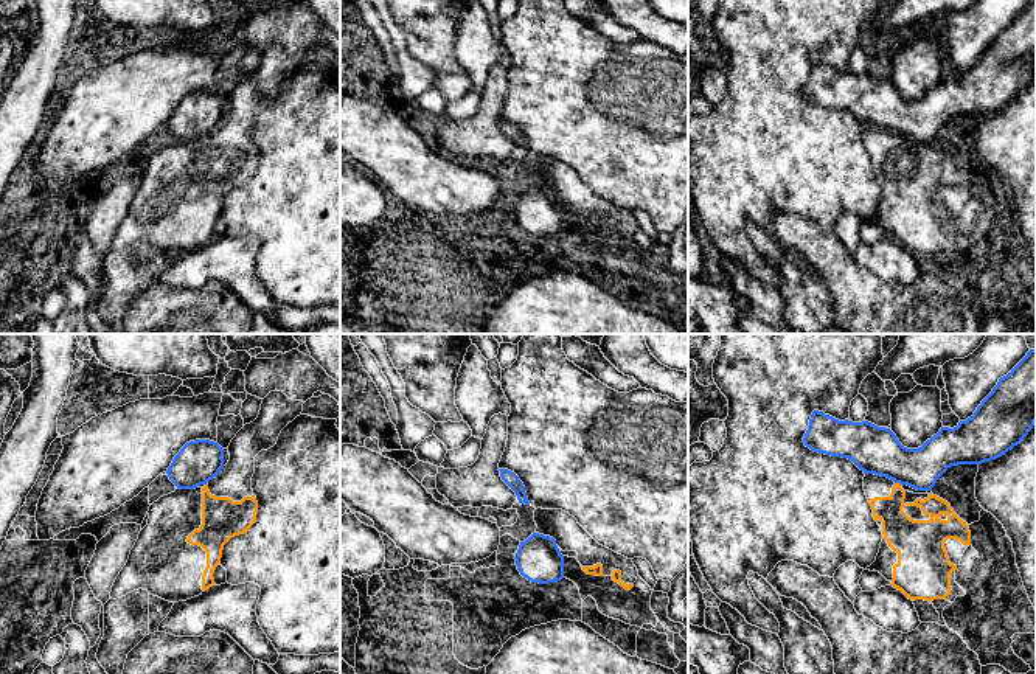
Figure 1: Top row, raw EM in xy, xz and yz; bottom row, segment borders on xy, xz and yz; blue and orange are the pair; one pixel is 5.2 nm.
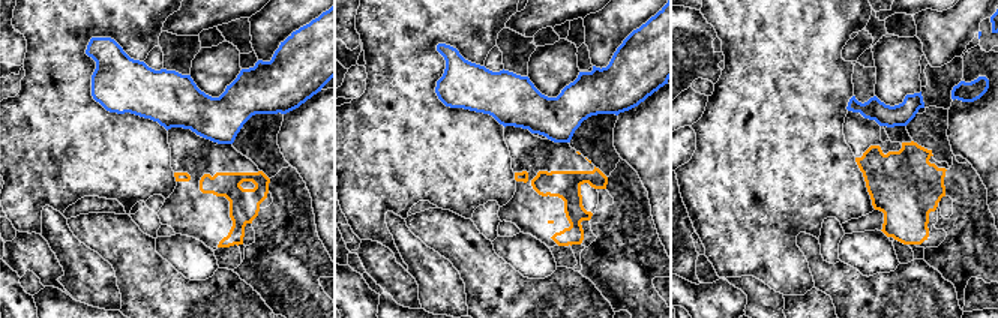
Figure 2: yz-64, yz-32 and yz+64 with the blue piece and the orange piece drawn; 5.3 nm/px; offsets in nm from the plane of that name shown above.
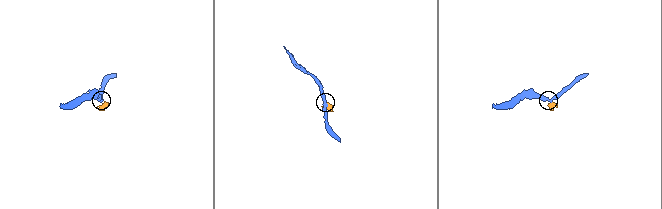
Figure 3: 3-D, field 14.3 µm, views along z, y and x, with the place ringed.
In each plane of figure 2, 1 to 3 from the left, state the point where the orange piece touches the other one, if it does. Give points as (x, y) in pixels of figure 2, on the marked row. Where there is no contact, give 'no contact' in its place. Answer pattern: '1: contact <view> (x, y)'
1: no contact
2: no contact
3: no contact

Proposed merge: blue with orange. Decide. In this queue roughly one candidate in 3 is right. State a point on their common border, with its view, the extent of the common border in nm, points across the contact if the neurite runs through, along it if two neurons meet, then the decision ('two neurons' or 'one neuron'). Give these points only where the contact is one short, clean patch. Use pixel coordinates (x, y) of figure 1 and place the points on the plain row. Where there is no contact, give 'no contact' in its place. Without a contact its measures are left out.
yz (898, 134) | 30 nm | along yz (896, 134), (900, 137) | two neurons

